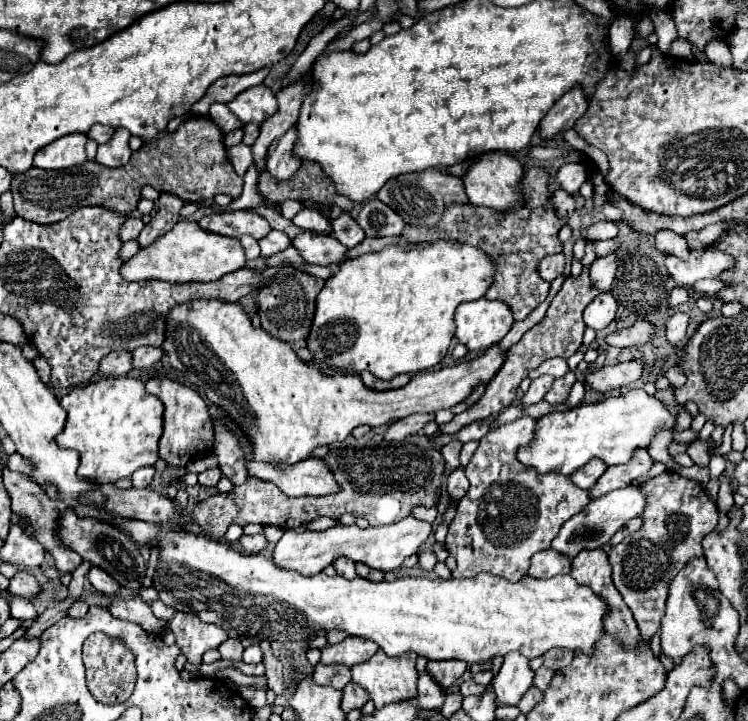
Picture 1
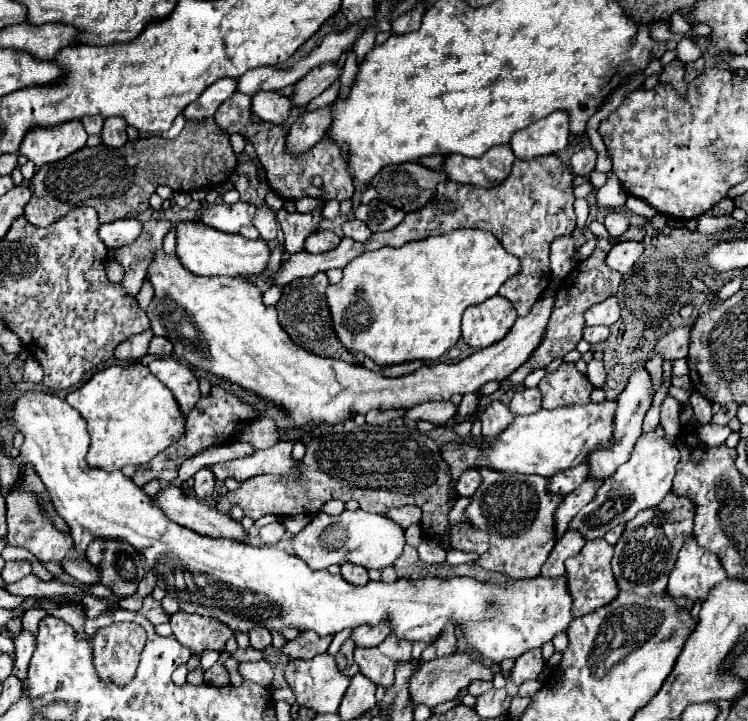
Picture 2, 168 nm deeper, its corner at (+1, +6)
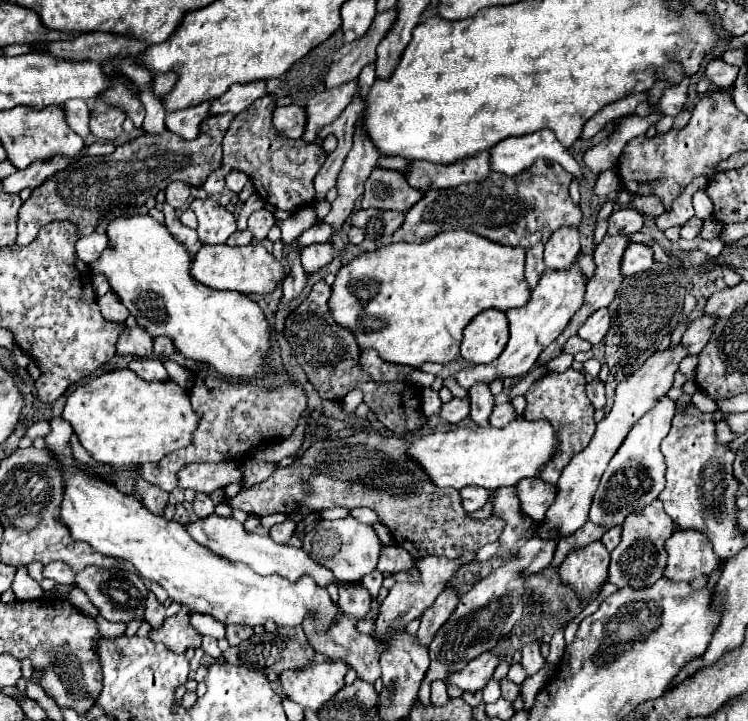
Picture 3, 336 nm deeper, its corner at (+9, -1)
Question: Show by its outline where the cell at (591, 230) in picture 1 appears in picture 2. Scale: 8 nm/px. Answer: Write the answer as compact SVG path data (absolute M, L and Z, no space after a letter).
M613 210L611 214L607 214L605 216L605 228L607 228L607 232L611 234L611 236L621 236L621 234L625 234L627 232L627 228L629 228L629 216L625 214L625 212L617 212L617 210Z

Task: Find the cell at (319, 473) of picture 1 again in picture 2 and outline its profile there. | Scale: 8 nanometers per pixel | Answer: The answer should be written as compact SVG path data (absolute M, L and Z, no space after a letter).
M277 442L275 446L267 450L257 450L249 458L229 460L221 464L213 464L211 472L215 480L225 482L227 478L235 478L237 482L245 482L247 478L259 476L259 474L287 474L293 470L295 460L291 458L291 442Z

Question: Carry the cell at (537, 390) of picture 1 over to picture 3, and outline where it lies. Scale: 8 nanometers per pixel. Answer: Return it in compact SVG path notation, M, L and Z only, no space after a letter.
M509 401L503 403L503 405L495 405L495 409L493 409L491 417L489 417L493 427L505 427L507 423L511 423L515 419L517 419L517 413L515 413L515 409L513 409L513 405Z

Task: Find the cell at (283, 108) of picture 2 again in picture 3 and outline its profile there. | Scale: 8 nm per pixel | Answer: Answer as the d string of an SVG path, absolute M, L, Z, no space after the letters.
M297 105L275 107L273 111L273 127L289 139L299 139L305 129L305 113Z

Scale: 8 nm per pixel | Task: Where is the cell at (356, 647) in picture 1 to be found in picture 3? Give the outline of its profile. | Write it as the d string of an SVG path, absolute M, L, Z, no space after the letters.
M463 555L459 559L447 559L447 557L423 557L415 563L415 567L421 571L421 581L415 581L415 583L395 583L393 589L389 591L389 595L385 597L385 601L381 603L379 607L379 615L375 619L375 631L373 631L373 637L377 639L385 639L385 635L395 633L399 629L405 629L407 623L411 623L415 617L419 617L427 607L431 607L431 603L435 601L435 597L445 589L445 583L453 577L453 573L473 561L475 555Z

